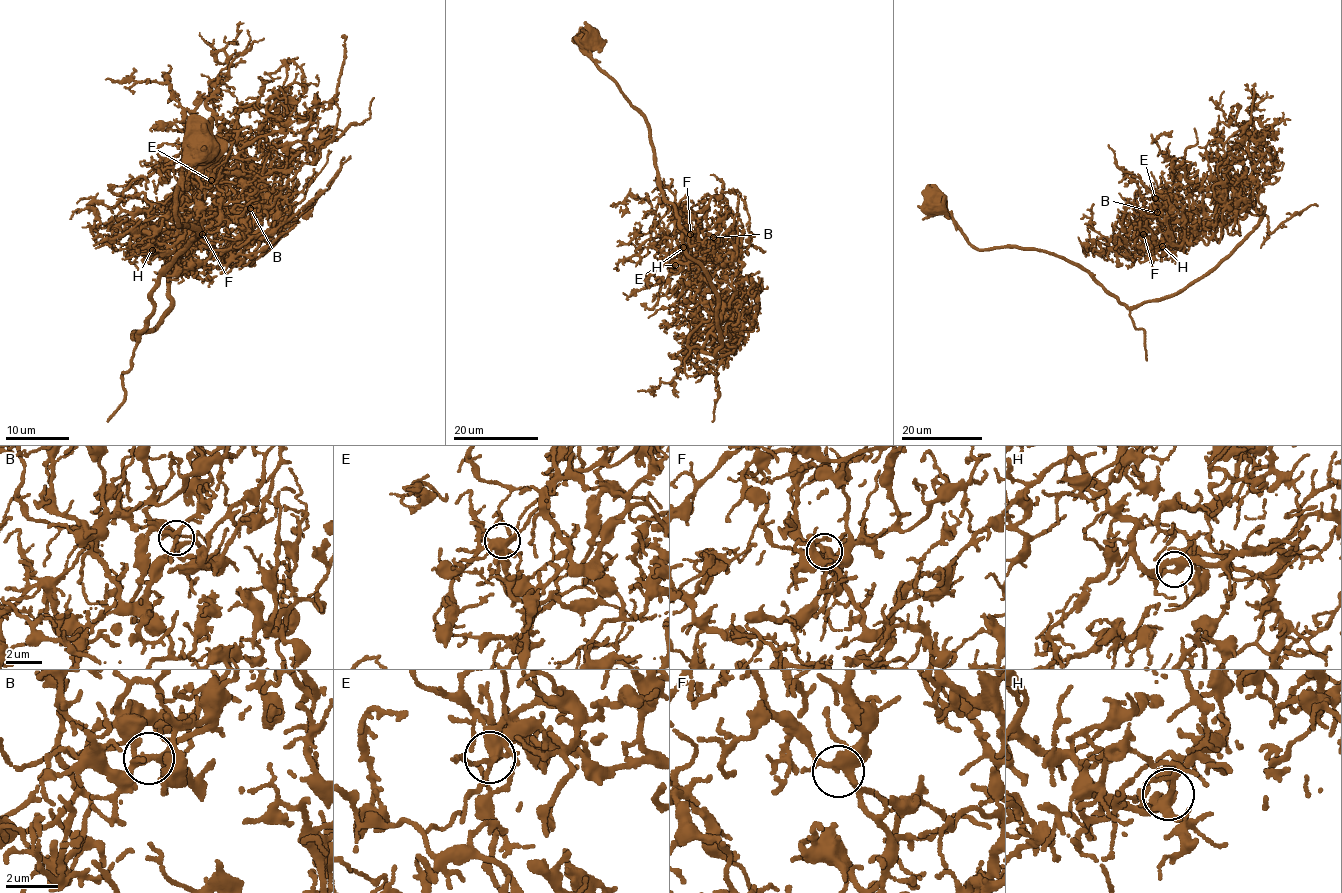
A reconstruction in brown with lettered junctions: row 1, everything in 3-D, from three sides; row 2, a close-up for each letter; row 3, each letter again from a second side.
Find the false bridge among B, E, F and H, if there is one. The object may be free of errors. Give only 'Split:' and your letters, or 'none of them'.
Split: none of them

